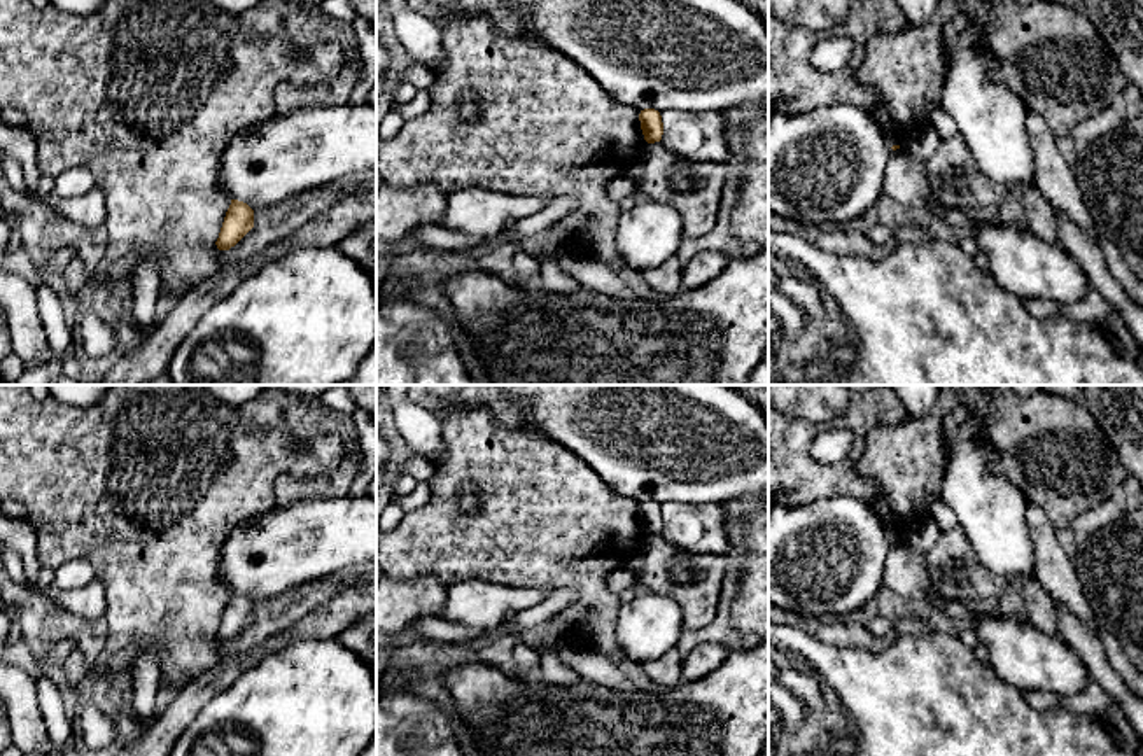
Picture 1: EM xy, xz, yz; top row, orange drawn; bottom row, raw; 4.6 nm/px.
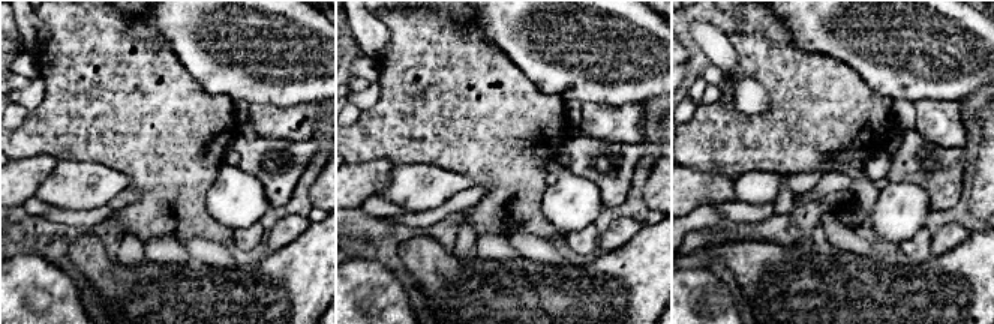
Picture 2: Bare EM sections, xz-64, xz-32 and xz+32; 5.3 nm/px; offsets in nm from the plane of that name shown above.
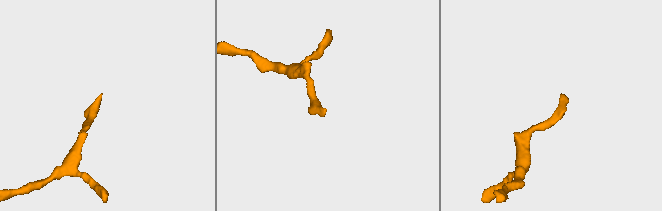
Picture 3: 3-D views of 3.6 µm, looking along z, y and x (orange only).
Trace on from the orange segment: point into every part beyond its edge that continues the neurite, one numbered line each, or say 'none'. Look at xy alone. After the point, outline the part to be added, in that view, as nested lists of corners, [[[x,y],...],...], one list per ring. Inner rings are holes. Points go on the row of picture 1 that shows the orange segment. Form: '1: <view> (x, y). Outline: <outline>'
none

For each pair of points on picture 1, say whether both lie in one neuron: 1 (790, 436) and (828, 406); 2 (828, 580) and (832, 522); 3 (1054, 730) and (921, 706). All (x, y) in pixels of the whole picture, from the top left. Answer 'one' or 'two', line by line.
1: two
2: one
3: one

